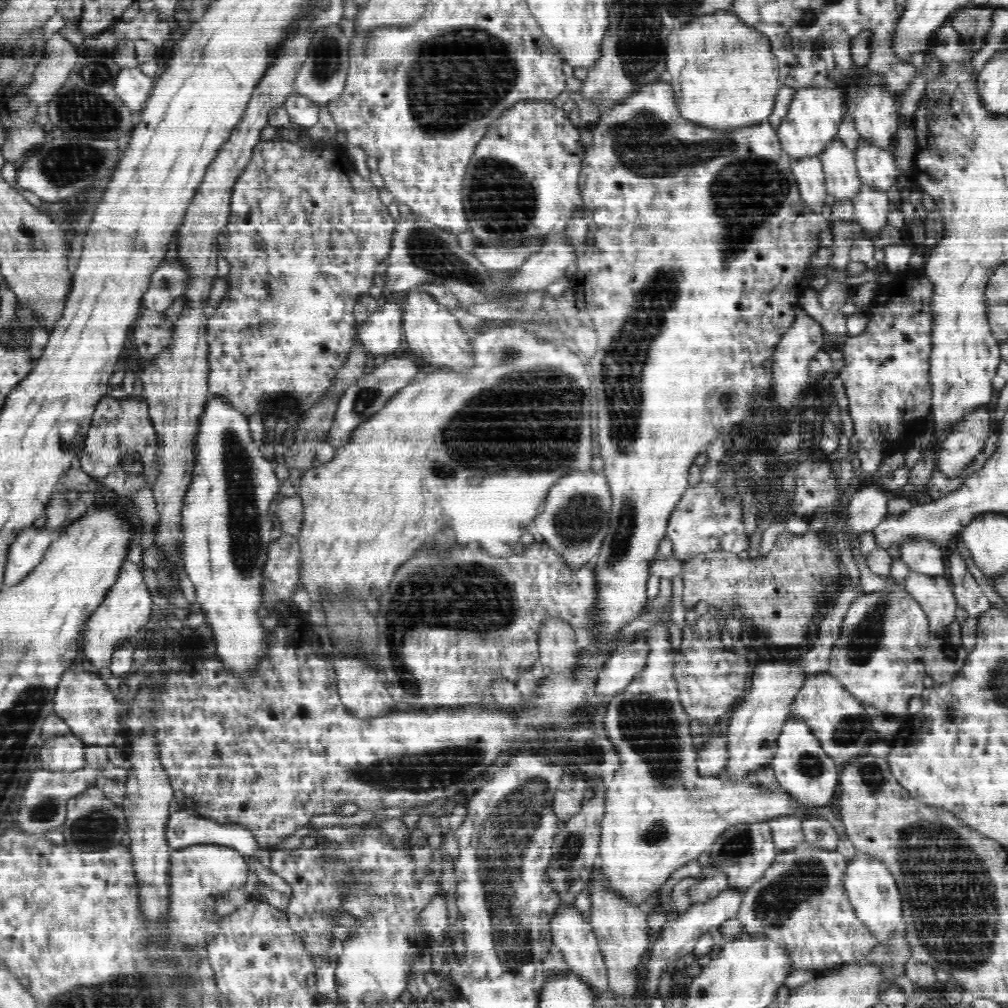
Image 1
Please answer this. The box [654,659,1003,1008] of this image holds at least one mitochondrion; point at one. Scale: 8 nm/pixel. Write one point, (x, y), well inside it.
(961, 928)

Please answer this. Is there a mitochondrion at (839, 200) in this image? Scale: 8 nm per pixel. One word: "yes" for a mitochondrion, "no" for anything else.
no

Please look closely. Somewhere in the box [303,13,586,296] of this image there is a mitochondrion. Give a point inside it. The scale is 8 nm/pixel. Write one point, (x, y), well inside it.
(463, 74)

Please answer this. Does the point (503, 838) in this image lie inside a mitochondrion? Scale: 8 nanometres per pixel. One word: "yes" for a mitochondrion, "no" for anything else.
yes

